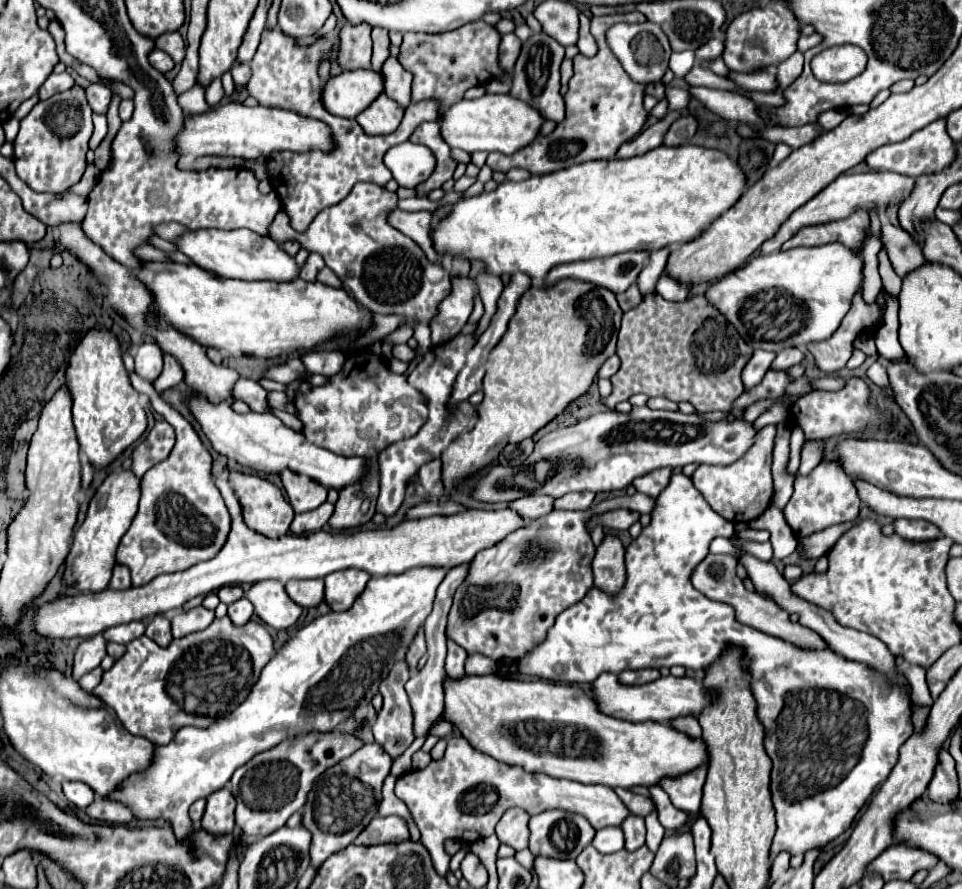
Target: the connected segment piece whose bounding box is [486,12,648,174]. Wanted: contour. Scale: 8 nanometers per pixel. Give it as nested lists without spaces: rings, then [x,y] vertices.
[[[626,12],[618,16],[600,16],[600,18],[594,16],[590,32],[598,44],[598,54],[592,58],[586,58],[582,54],[574,56],[574,76],[570,78],[568,92],[564,96],[566,118],[558,122],[548,136],[536,138],[532,144],[524,146],[522,150],[510,156],[490,152],[486,164],[498,172],[508,172],[514,166],[520,166],[532,174],[550,174],[588,160],[614,158],[618,148],[624,142],[630,142],[642,130],[648,118],[648,112],[644,110],[646,84],[634,82],[624,72],[618,58],[610,54],[604,32],[608,30],[608,24],[614,22],[644,22],[644,20],[646,16],[642,12]]]

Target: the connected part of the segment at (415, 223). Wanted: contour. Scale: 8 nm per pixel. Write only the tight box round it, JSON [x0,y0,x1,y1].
[386,208,446,262]

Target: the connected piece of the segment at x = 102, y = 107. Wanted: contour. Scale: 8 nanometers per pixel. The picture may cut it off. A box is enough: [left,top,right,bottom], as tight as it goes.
[86,84,112,114]

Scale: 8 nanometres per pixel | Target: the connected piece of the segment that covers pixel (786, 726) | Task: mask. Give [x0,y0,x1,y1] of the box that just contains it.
[518,472,912,856]

